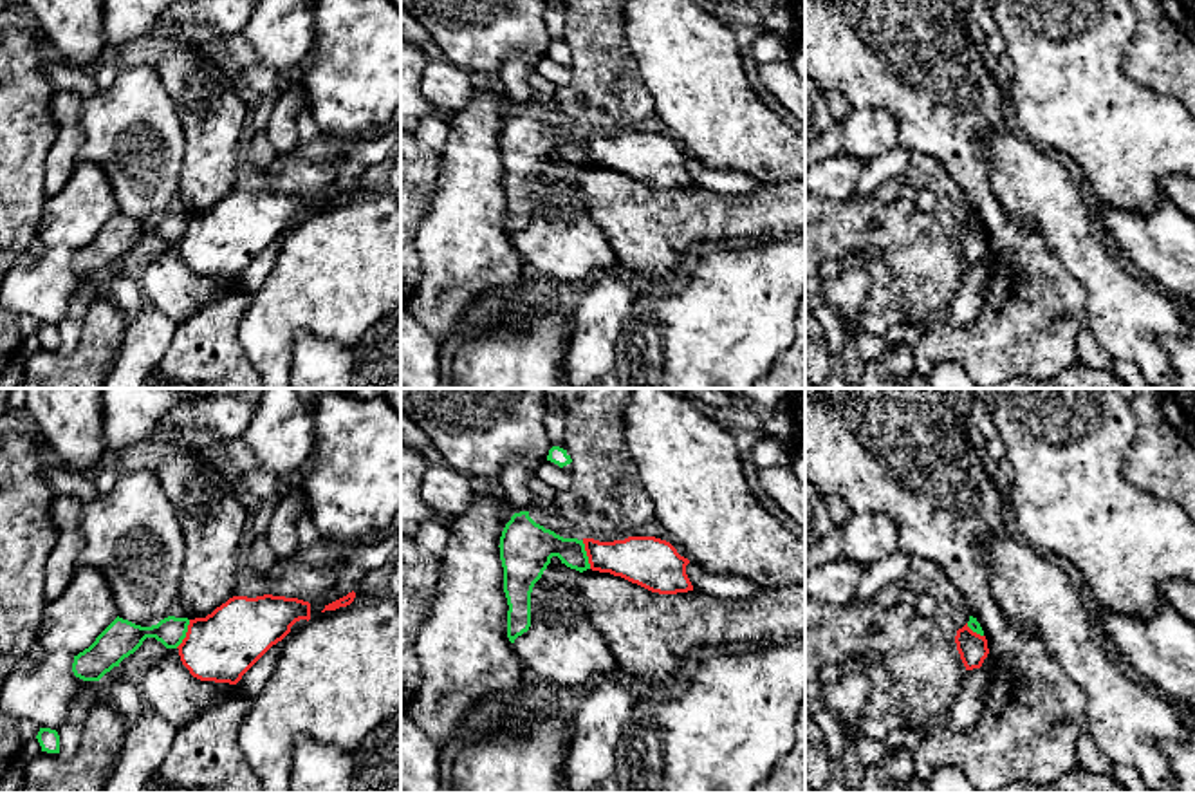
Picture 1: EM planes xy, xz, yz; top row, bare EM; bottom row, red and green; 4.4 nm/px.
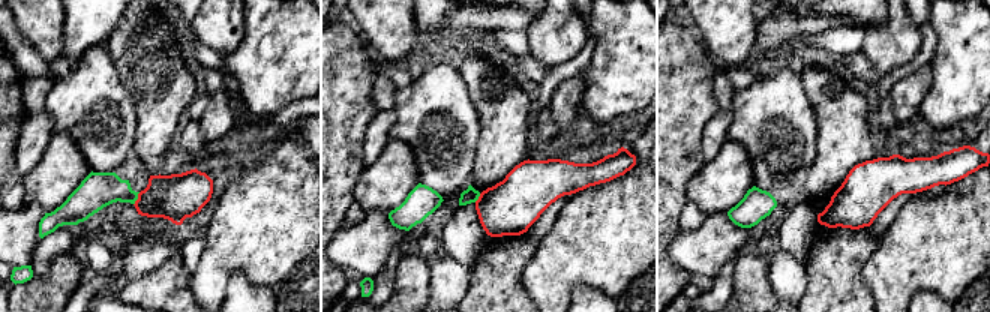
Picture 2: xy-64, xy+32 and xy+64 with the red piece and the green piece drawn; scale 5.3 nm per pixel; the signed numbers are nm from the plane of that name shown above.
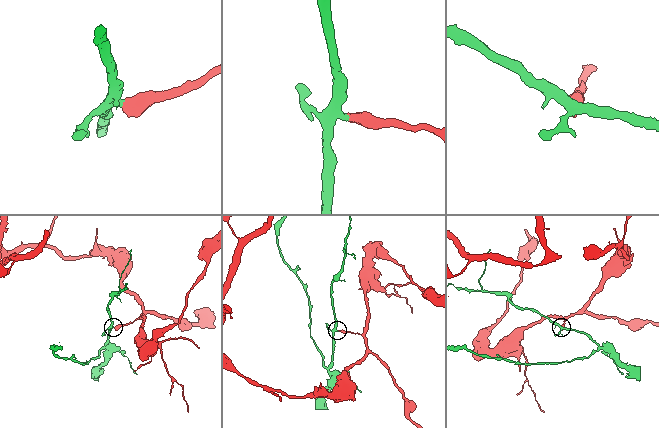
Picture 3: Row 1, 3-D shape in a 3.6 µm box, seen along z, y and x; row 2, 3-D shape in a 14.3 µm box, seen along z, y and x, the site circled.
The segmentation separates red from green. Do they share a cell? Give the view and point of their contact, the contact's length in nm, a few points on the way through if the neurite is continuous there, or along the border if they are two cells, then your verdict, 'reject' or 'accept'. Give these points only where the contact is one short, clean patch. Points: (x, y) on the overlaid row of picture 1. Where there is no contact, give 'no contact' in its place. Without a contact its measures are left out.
meets red in xy at (186, 634); contact 140 nm long; border along xy (190, 620), (186, 636), (176, 647); reject

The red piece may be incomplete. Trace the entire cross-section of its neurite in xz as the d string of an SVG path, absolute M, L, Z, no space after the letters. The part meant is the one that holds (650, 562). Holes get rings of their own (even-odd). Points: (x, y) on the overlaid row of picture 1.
M628 536L614 542L583 538L583 544L592 571L621 576L659 594L693 591L686 574L690 560L666 540L655 536Z

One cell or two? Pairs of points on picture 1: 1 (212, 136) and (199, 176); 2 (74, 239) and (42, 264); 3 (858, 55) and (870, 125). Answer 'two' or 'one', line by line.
1: one
2: two
3: two

